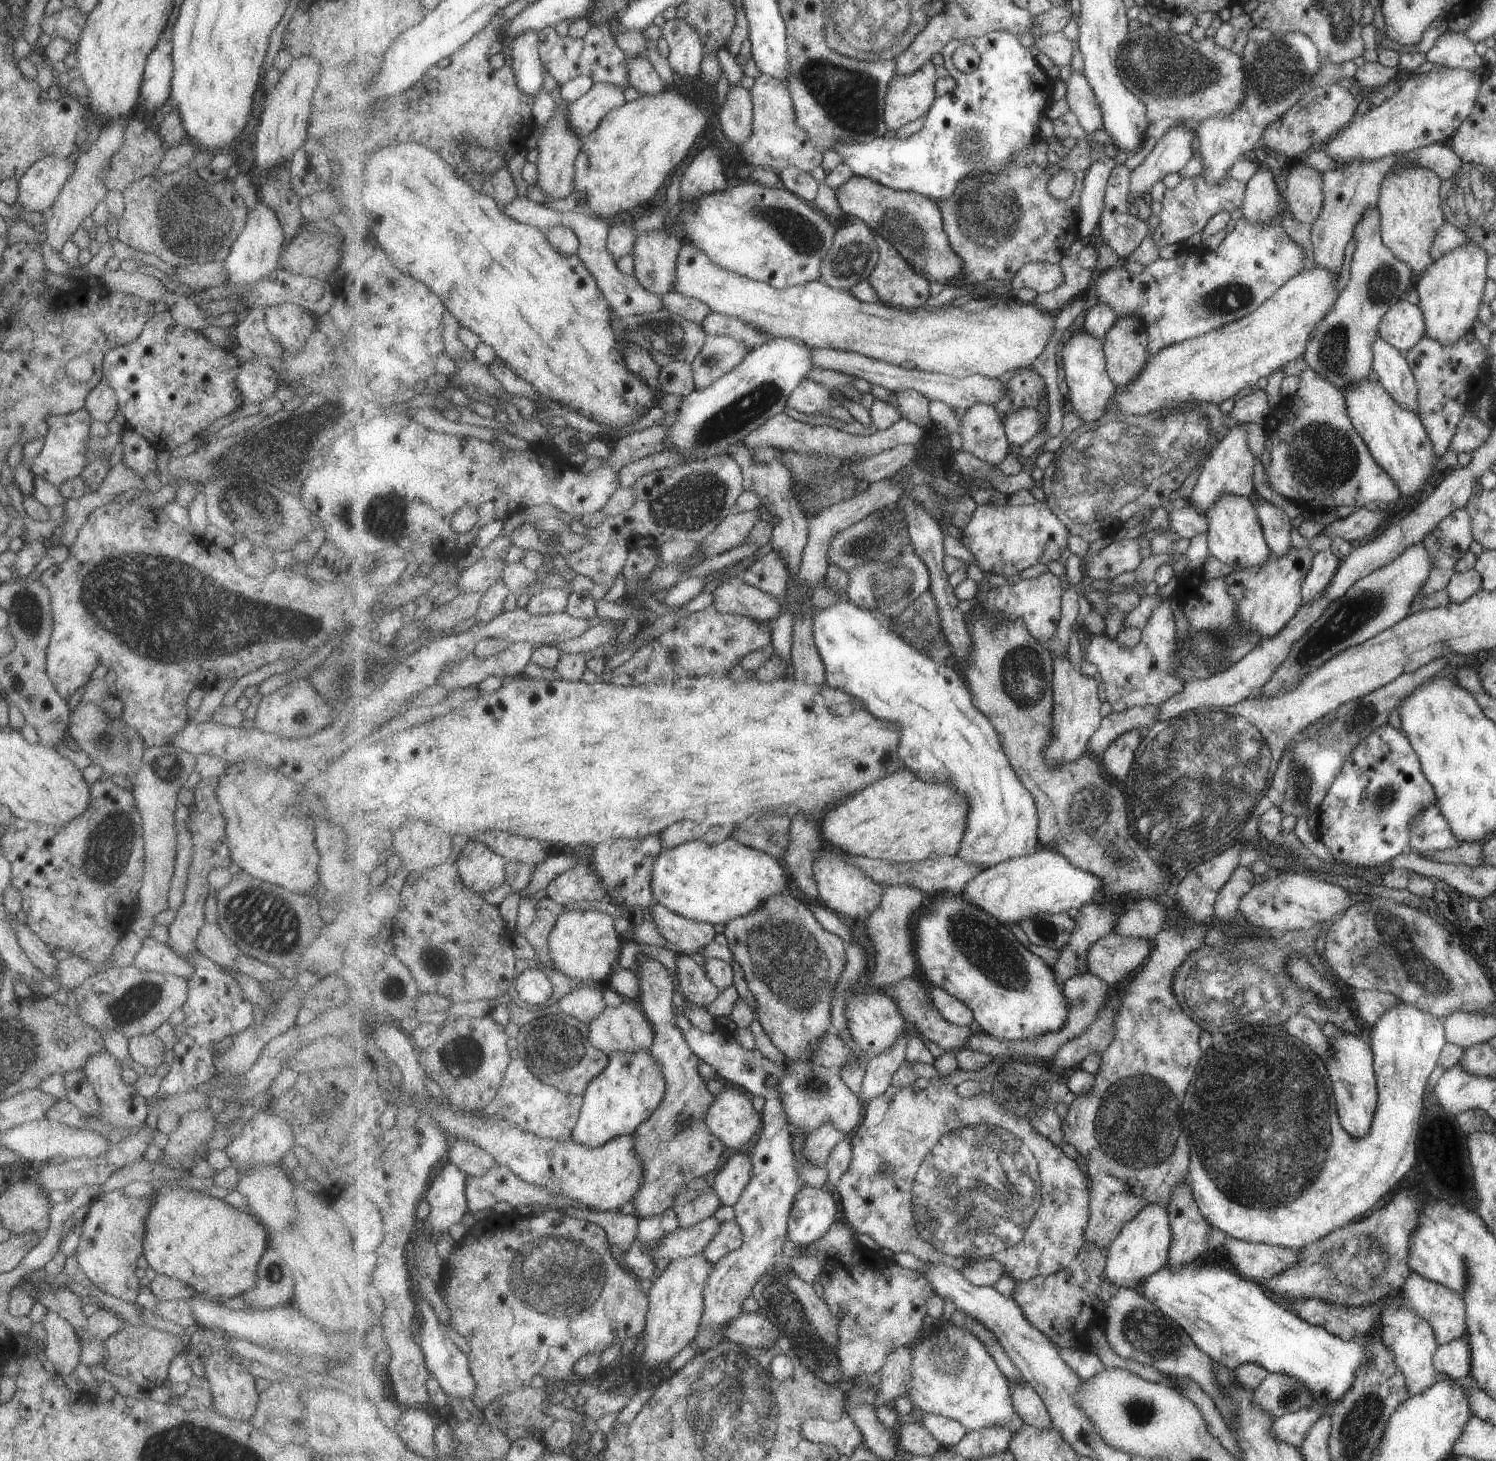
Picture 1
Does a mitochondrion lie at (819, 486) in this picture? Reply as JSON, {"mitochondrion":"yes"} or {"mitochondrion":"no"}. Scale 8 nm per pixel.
{"mitochondrion":"yes"}

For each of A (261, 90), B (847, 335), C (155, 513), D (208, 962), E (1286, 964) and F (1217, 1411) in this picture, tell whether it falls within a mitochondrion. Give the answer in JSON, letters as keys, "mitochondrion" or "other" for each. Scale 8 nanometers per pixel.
{"A":"other","B":"other","C":"other","D":"other","E":"other","F":"other"}

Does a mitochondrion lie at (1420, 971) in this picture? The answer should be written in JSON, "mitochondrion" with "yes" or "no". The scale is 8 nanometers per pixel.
{"mitochondrion":"yes"}

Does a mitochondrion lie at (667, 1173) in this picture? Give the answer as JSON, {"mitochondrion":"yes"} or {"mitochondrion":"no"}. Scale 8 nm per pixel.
{"mitochondrion":"yes"}

